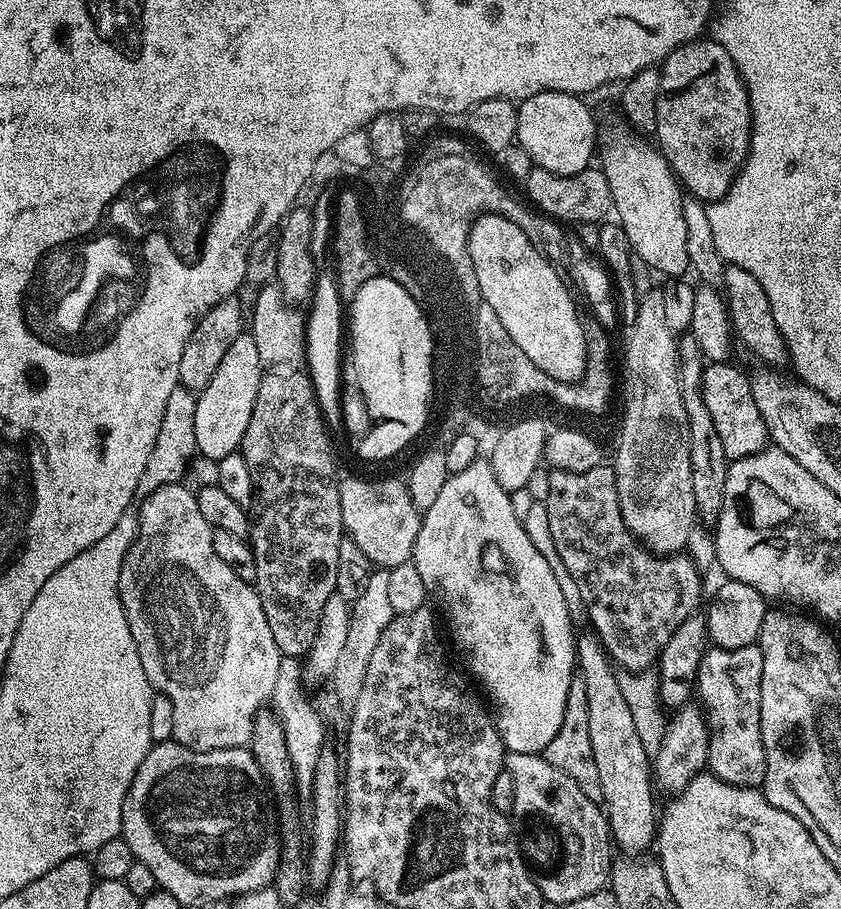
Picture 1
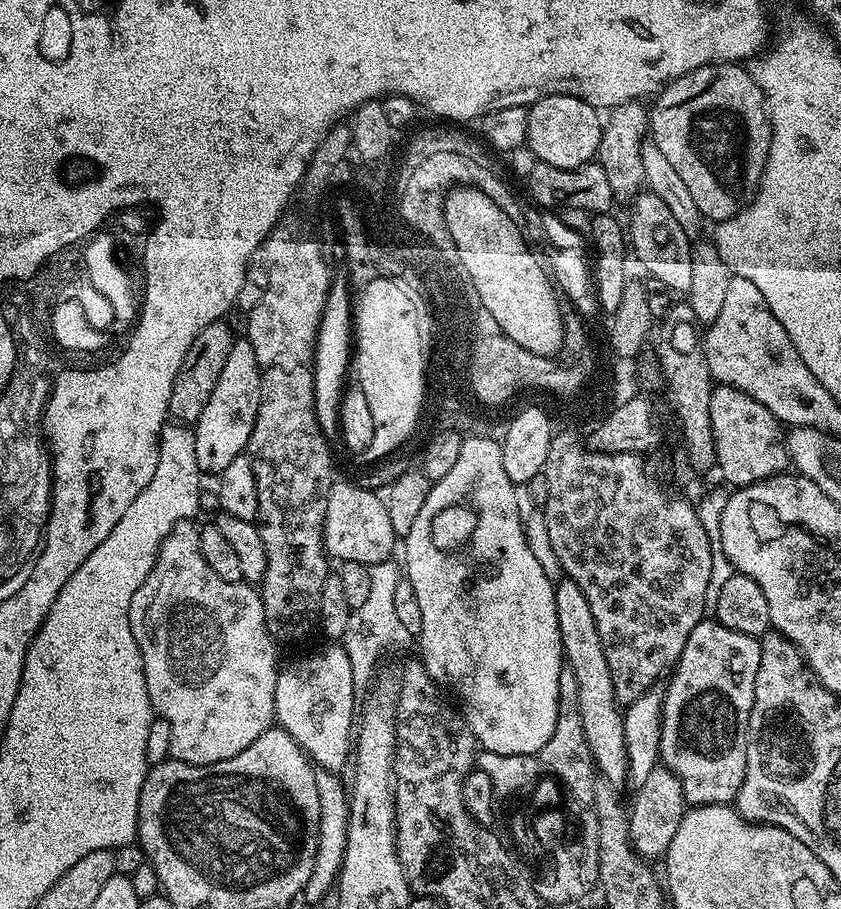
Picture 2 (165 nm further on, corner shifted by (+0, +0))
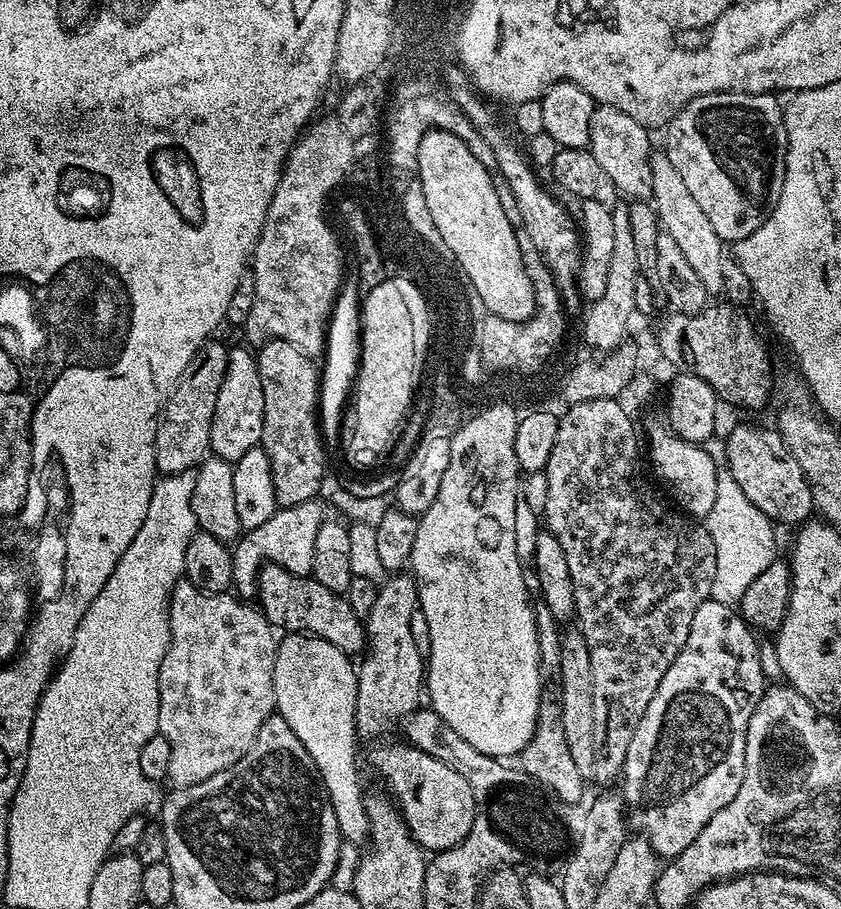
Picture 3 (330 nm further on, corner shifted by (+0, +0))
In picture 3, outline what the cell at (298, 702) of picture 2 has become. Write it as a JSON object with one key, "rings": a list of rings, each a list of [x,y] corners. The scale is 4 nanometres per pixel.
{"rings":[[[287,633],[277,645],[276,656],[274,662],[274,674],[272,675],[272,685],[275,690],[275,702],[277,715],[280,715],[294,734],[298,735],[298,740],[306,747],[307,753],[310,754],[311,760],[315,762],[316,769],[319,772],[319,776],[323,780],[324,789],[327,792],[327,796],[330,798],[330,804],[334,809],[334,816],[338,821],[339,832],[341,837],[349,844],[353,844],[354,847],[363,847],[369,836],[369,816],[365,810],[366,792],[362,790],[362,784],[360,782],[360,774],[358,772],[358,764],[356,762],[356,744],[358,745],[358,733],[356,731],[356,706],[357,706],[357,678],[358,672],[354,664],[350,662],[351,657],[334,646],[333,643],[326,639],[318,639],[317,636],[310,636],[307,633]]]}

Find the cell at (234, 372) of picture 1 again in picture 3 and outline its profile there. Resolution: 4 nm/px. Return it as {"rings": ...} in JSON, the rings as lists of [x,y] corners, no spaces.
{"rings":[[[247,347],[228,349],[226,378],[222,378],[222,390],[218,390],[218,402],[214,406],[214,418],[210,426],[211,455],[234,462],[246,454],[246,450],[257,447],[262,438],[262,378],[258,374],[256,357]]]}

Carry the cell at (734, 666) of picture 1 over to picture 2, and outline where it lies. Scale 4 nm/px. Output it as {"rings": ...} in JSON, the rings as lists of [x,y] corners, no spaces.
{"rings":[[[712,618],[700,621],[676,663],[664,696],[660,721],[660,760],[663,767],[680,780],[684,799],[689,805],[731,805],[746,778],[746,738],[748,715],[754,706],[754,678],[758,678],[760,641],[738,630],[730,630]]]}

